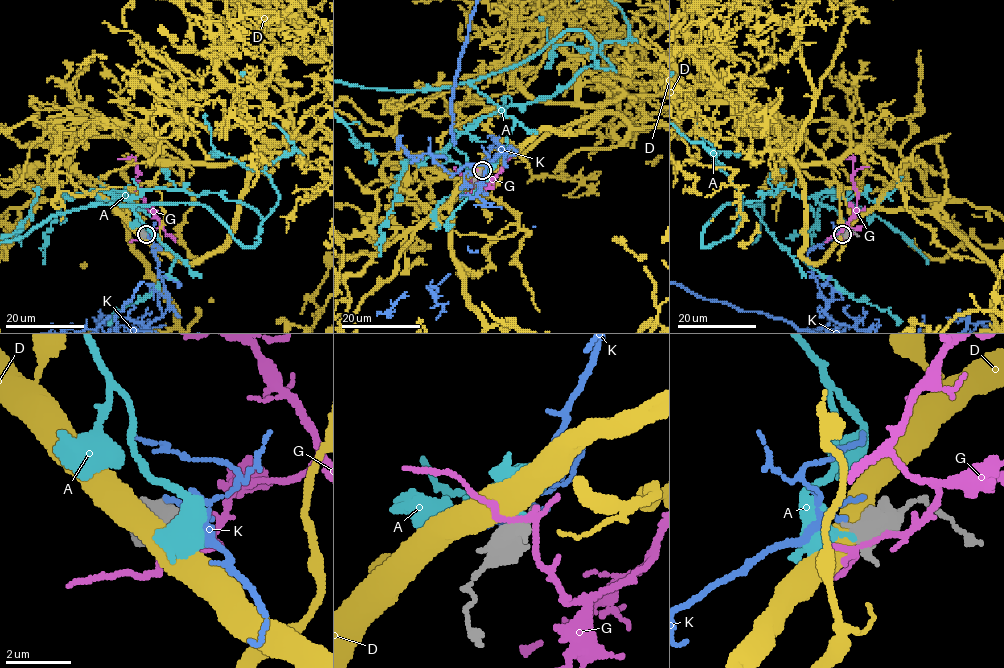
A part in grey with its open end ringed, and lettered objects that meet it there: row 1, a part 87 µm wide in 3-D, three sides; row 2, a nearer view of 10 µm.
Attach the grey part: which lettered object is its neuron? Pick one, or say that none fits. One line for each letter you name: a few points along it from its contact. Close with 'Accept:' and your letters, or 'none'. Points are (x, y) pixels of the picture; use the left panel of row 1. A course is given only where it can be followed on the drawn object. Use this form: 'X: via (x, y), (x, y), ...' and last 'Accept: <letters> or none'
Accept: none

